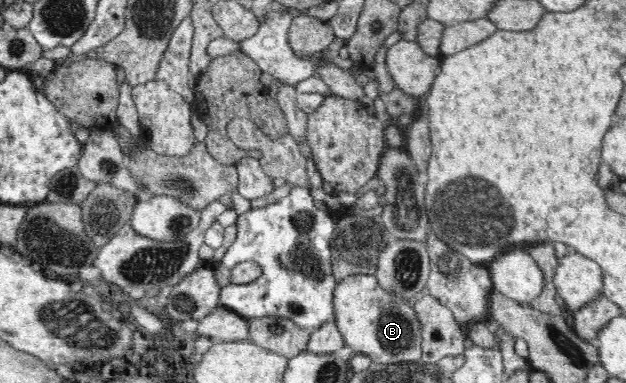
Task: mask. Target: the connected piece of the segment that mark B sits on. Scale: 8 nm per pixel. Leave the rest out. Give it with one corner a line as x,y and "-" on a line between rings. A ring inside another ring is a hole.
374,275
347,276
335,283
331,296
335,325
346,345
356,353
366,354
373,362
385,364
421,362
422,337
412,306
386,294

